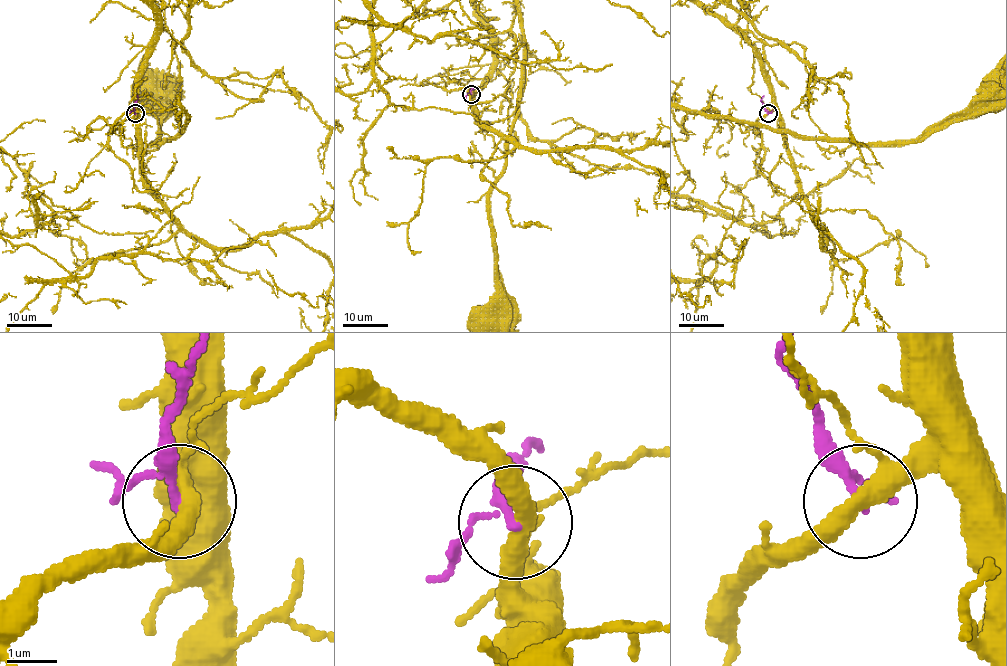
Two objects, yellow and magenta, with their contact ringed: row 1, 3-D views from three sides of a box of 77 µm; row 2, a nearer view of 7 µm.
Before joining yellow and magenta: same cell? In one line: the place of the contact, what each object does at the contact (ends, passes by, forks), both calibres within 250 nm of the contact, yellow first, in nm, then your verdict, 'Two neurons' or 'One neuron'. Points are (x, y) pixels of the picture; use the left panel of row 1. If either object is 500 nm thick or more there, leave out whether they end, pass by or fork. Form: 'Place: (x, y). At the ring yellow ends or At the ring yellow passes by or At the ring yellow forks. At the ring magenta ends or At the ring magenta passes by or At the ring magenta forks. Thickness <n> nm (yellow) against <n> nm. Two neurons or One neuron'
Place: (135, 113). At the ring yellow forks. At the ring magenta passes by. Thickness 320 nm (yellow) against 160 nm. Two neurons

